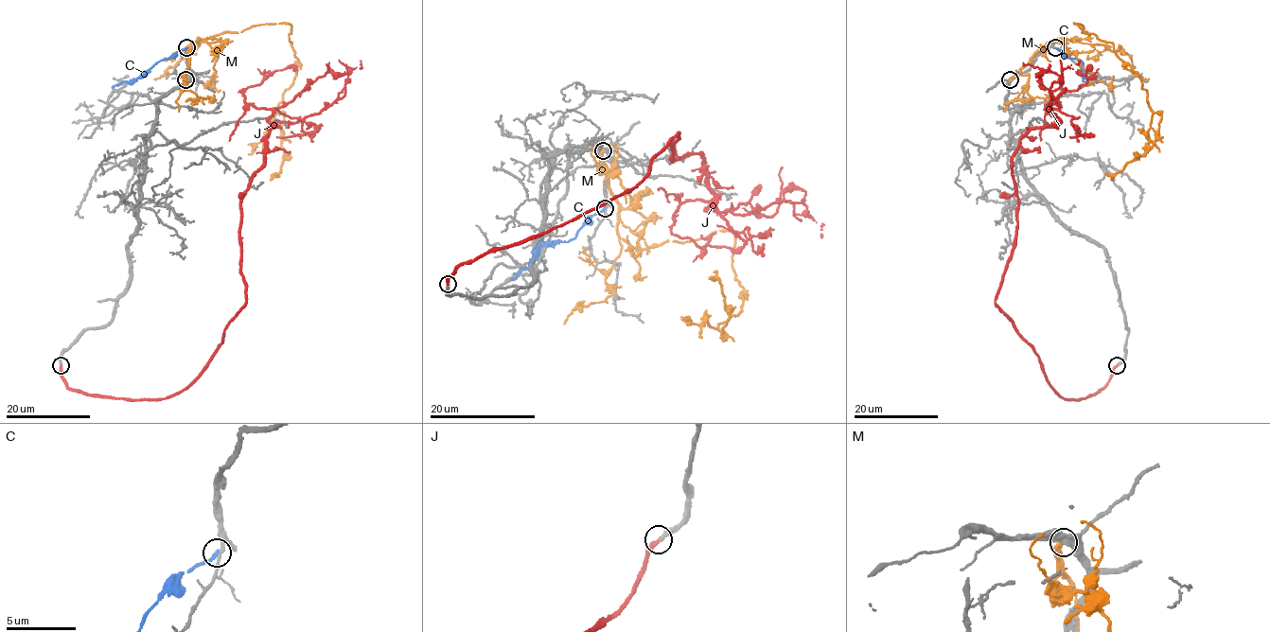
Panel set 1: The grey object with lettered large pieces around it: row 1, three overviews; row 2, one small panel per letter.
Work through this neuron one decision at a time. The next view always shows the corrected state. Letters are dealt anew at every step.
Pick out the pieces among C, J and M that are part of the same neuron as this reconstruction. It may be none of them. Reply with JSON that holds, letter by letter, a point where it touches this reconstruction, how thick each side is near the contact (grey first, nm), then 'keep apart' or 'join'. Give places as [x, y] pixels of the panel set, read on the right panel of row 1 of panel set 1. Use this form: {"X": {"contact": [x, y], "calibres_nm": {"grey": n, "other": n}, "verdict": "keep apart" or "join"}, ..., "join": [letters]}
{"C": {"contact": [1055, 47], "calibres_nm": {"grey": 220, "other": 240}, "verdict": "keep apart"}, "J": {"contact": [1117, 365], "calibres_nm": {"grey": 360, "other": 340}, "verdict": "join"}, "M": {"contact": [1010, 79], "calibres_nm": {"grey": 550, "other": 460}, "verdict": "keep apart"}, "join": ["J"]}

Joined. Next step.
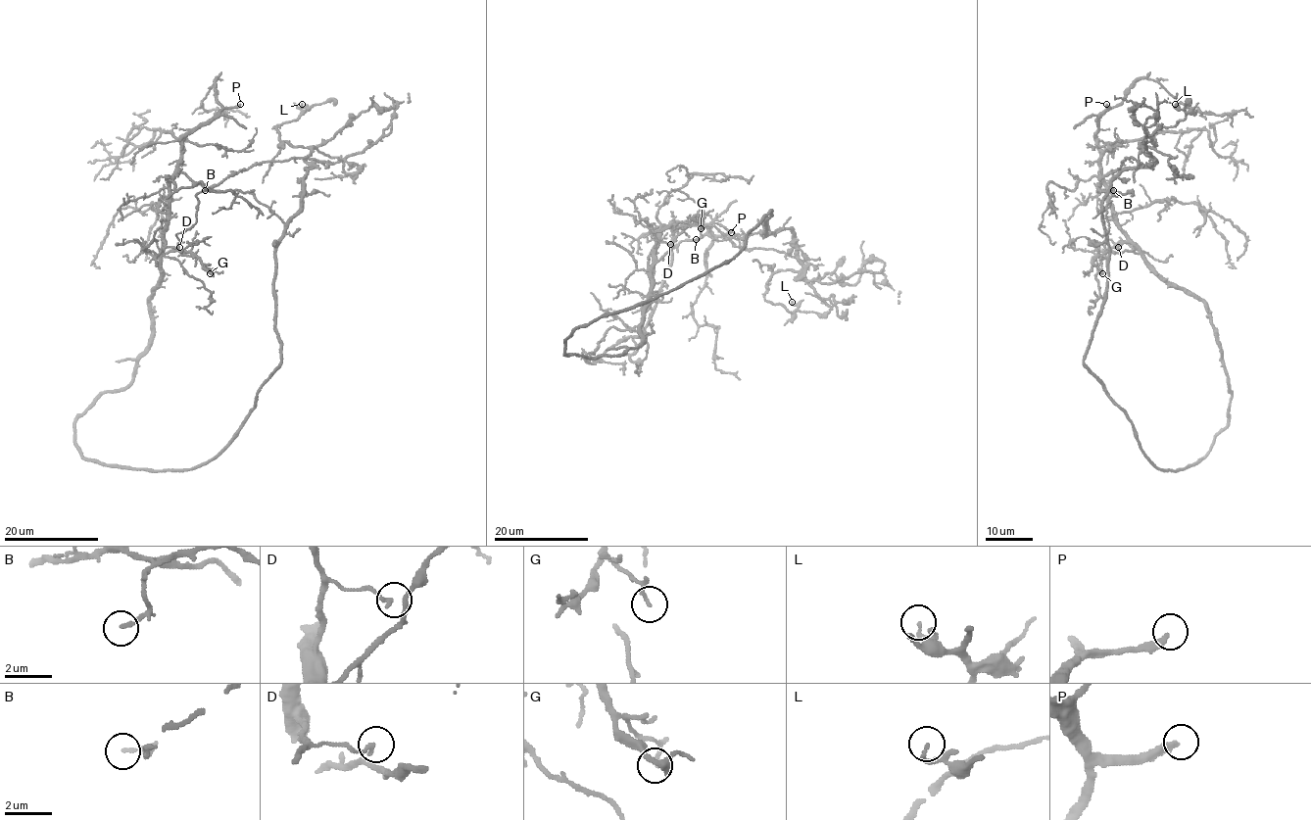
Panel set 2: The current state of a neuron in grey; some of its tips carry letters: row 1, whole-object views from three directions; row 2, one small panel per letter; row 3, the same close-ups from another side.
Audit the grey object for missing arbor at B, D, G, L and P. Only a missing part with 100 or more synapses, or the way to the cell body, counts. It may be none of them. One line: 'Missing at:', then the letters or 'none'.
Missing at: P

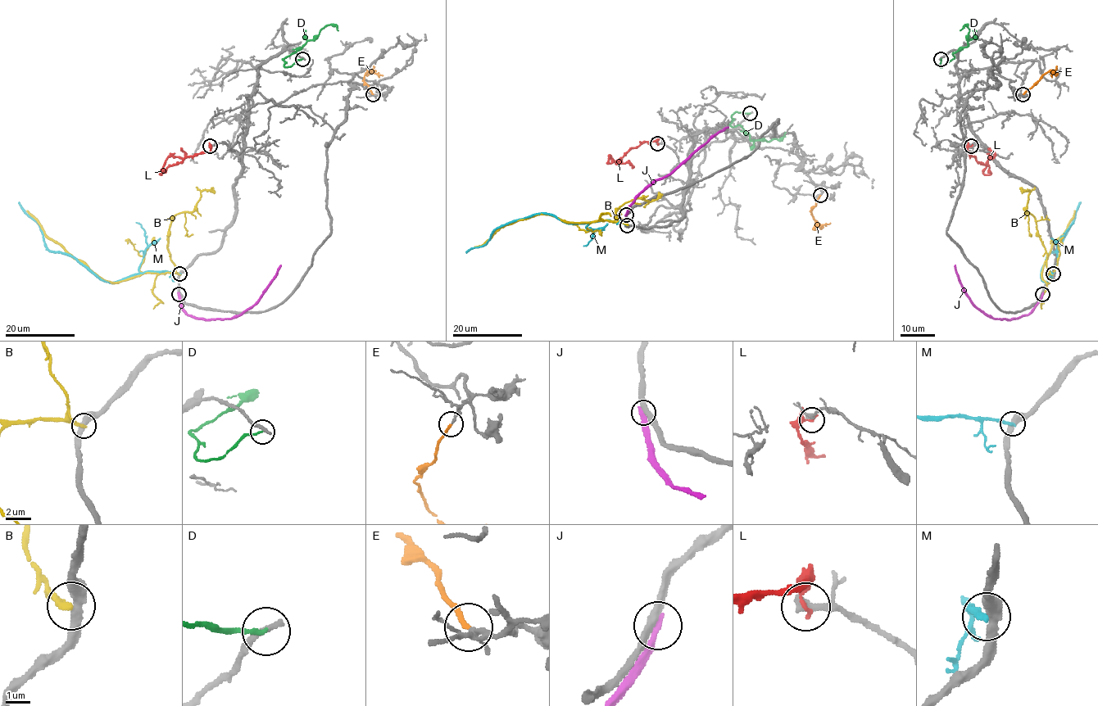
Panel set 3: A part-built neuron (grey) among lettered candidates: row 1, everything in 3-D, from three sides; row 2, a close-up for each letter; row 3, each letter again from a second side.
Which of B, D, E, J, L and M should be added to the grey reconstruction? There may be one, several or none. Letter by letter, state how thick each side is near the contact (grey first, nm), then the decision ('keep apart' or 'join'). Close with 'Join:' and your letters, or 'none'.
B: 440 nm thick on the grey side, 320 nm on the other; keep apart
D: 320 nm thick on the grey side, 170 nm on the other; keep apart
E: 190 nm thick on the grey side, 200 nm on the other; join
J: 340 nm thick on the grey side, 400 nm on the other; keep apart
L: 460 nm thick on the grey side, 280 nm on the other; keep apart
M: 480 nm thick on the grey side, 280 nm on the other; keep apart
Join: E

